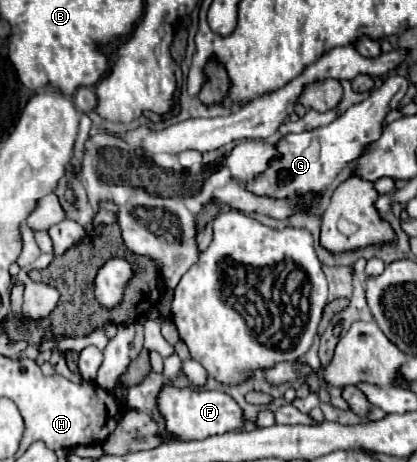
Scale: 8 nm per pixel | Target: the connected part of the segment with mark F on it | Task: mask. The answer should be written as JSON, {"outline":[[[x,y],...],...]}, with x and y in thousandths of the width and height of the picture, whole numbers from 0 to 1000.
{"outline":[[[393,829],[379,846],[379,894],[393,911],[393,933],[384,937],[388,955],[480,955],[508,942],[532,937],[576,937],[585,933],[585,894],[576,877],[537,846],[499,846],[489,838],[422,838],[412,829]]]}

